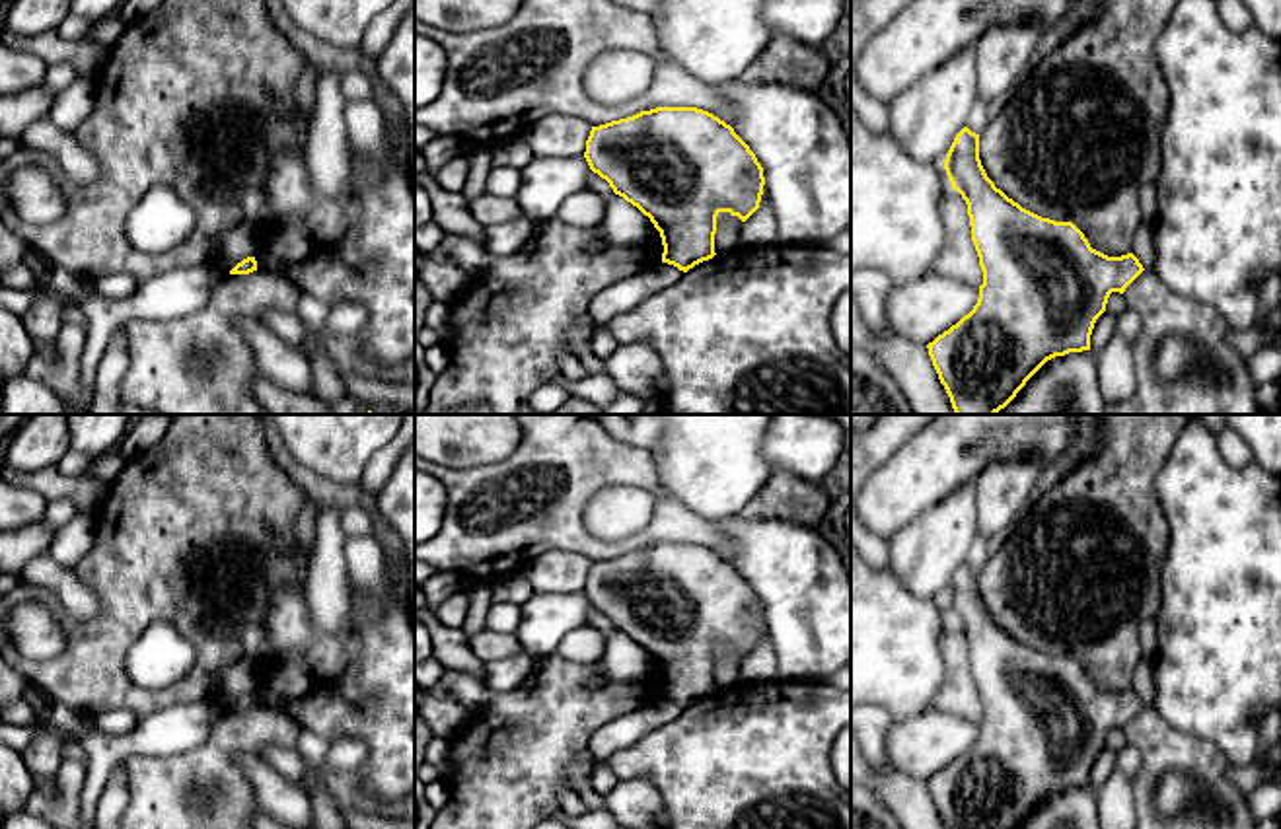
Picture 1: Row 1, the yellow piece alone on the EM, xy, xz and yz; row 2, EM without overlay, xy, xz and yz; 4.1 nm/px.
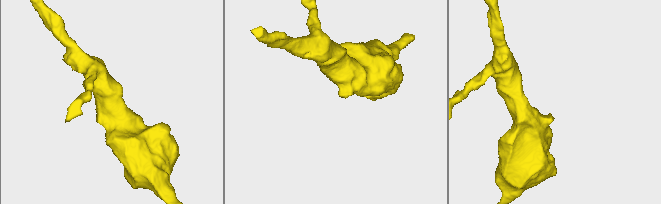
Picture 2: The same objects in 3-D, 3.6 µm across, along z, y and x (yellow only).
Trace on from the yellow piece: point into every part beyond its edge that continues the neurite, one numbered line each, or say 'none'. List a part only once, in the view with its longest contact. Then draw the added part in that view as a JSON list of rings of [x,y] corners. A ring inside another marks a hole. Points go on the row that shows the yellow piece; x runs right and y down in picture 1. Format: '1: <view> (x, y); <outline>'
none

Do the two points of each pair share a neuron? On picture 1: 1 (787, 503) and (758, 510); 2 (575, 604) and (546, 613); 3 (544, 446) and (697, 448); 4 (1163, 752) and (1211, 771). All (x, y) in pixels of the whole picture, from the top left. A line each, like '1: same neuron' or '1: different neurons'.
1: same neuron
2: same neuron
3: different neurons
4: same neuron

